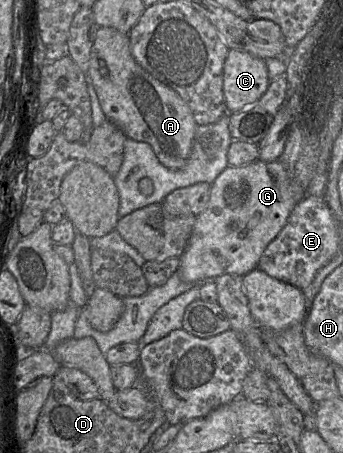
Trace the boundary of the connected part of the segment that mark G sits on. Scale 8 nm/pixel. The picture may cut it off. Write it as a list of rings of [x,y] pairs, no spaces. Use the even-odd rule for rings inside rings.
[[[259,159],[239,167],[228,165],[228,167],[211,184],[210,200],[205,210],[196,217],[191,236],[186,249],[180,256],[180,265],[178,273],[181,279],[187,283],[214,281],[215,278],[223,274],[236,274],[244,276],[258,266],[261,255],[266,246],[280,233],[286,224],[294,207],[306,196],[305,190],[287,173],[285,167],[279,161],[264,162]]]

